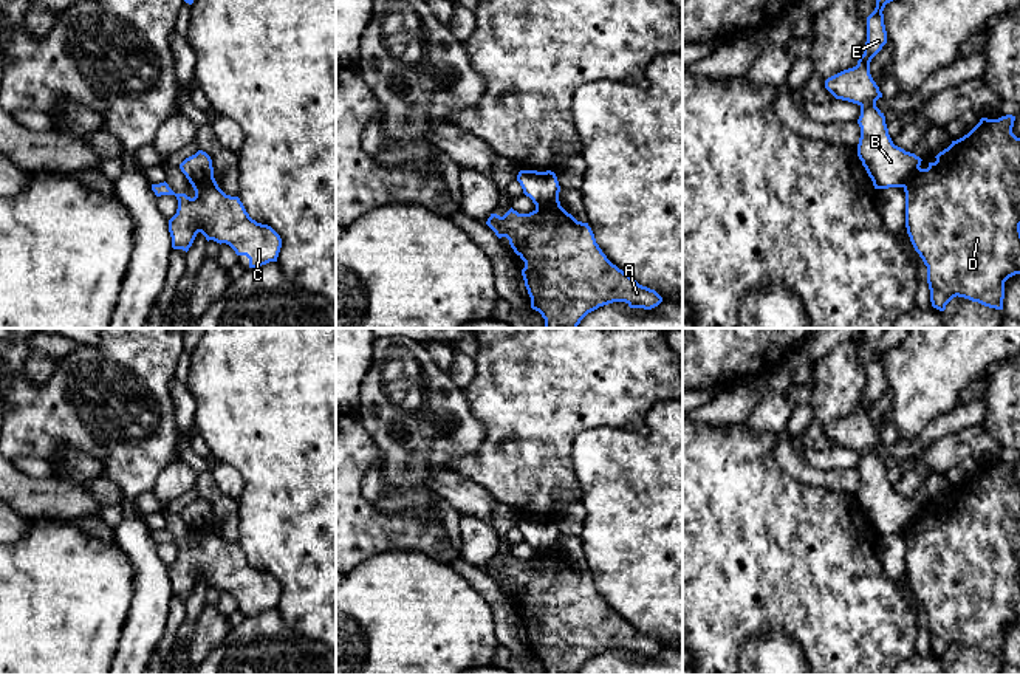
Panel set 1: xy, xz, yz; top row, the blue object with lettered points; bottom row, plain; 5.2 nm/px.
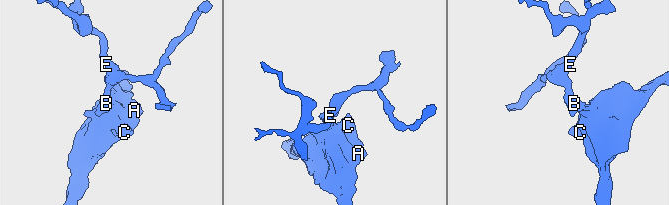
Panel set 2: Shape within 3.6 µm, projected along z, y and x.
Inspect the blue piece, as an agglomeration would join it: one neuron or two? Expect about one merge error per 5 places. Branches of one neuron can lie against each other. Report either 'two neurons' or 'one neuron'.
two neurons

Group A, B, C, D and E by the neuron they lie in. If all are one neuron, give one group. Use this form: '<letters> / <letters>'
A C D / B E

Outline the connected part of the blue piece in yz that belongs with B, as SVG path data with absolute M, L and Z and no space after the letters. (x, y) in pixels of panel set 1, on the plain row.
M885 328L875 358L867 364L867 389L857 412L844 416L825 427L825 435L836 444L857 451L861 463L861 485L857 503L862 508L875 536L904 534L918 519L921 505L893 491L884 460L876 454L882 444L879 433L870 421L871 406L887 390L884 355L899 345L909 328Z

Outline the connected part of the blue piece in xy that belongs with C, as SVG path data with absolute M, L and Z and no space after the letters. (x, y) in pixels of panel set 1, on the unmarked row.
M215 525L192 531L195 543L175 540L169 531L152 531L156 543L175 542L176 560L169 567L172 594L189 598L198 579L206 587L229 591L237 602L249 605L249 615L277 608L282 585L268 571L249 564L238 543L226 542Z

